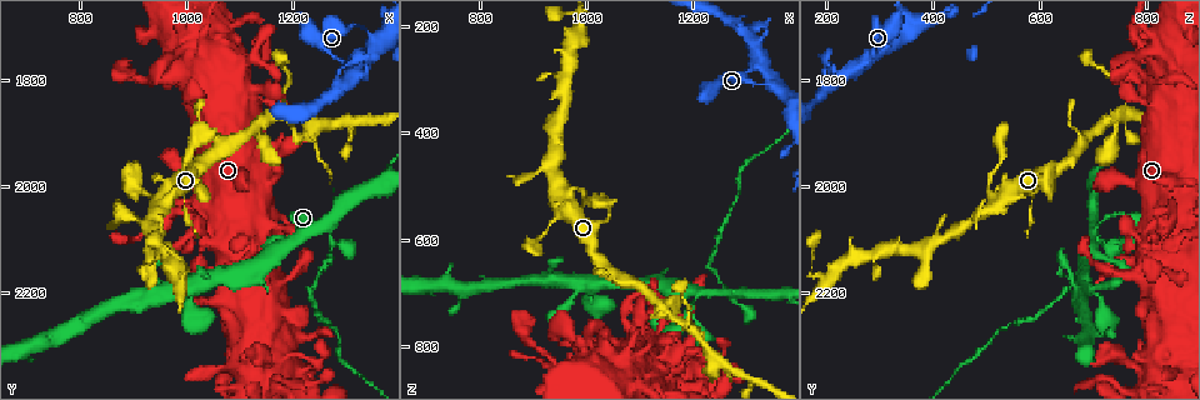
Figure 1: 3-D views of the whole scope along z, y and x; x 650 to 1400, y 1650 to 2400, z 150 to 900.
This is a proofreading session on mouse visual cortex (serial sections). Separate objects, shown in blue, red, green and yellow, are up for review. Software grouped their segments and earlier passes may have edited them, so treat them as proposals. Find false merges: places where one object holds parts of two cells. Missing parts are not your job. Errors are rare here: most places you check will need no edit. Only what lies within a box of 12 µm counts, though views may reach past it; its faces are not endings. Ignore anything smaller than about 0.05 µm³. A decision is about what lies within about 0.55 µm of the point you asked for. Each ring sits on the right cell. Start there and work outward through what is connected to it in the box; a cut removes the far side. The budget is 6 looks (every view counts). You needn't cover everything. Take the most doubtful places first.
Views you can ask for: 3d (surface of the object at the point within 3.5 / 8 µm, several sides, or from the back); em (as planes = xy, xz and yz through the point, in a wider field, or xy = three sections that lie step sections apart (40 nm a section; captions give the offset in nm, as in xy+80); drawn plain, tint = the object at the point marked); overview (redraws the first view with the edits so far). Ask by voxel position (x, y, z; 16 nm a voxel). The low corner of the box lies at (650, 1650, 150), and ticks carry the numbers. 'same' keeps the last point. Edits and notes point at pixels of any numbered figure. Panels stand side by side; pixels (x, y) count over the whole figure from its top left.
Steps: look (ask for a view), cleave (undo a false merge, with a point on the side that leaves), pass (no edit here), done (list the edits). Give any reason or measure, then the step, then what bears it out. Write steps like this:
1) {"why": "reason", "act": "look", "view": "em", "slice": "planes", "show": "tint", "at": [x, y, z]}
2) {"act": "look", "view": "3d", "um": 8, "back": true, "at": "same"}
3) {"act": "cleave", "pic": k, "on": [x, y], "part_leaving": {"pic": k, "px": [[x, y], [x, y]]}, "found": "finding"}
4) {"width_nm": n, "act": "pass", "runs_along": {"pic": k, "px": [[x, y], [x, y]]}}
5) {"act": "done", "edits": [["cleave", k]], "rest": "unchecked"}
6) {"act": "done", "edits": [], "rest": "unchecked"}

{"why": "thin neck", "act": "look", "view": "3d", "um": 8, "at": [1190, 1865, 755]}

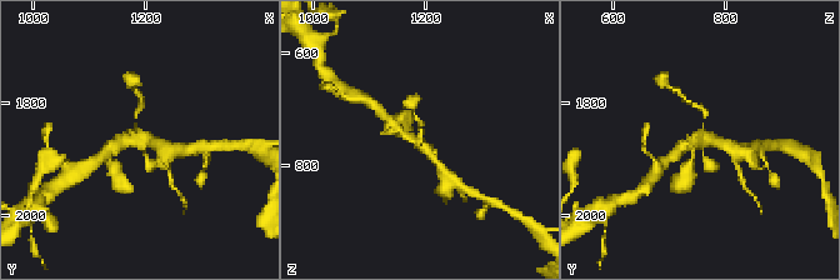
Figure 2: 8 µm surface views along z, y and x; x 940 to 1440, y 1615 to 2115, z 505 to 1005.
{"act": "look", "view": "em", "slice": "xy", "step": 1, "show": "tint", "at": [1185, 1870, 760]}

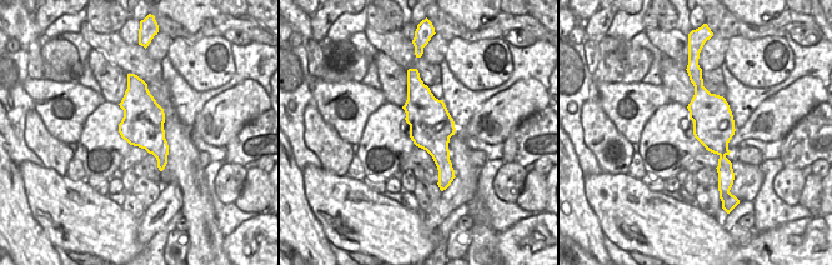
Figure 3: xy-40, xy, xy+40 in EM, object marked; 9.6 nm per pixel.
{"act": "pass", "found": "one cell here"}

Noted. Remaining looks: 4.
{"why": "two arms in line, one across", "act": "look", "view": "3d", "um": 3.5, "at": [1305, 1880, 865]}

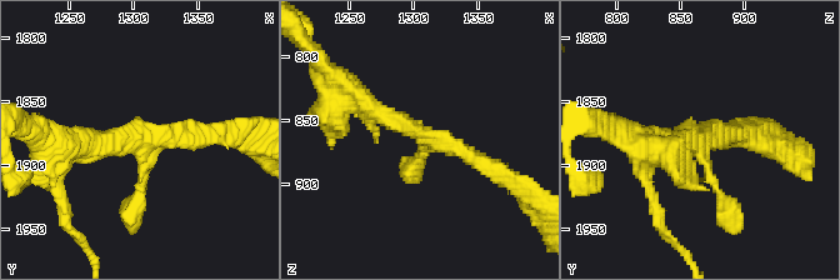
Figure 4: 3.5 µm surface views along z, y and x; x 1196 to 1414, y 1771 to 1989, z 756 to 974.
{"arms": 3, "arm_widths_nm": [150, 250, 300], "act": "look", "view": "em", "slice": "xy", "step": 1, "show": "tint", "at": [1308, 1878, 862]}

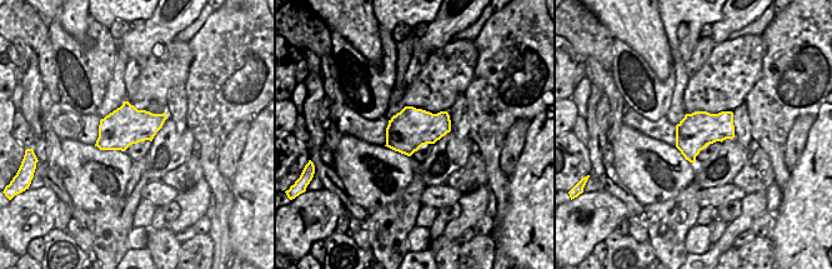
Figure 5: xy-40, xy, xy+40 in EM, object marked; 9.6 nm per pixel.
{"act": "pass", "runs_along": {"pic": 4, "px": [[348, 90], [374, 113], [496, 170]]}, "found": "one cell here"}

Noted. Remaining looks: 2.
{"why": "calibre changes", "act": "look", "view": "3d", "um": 3.5, "at": [1260, 2075, 695]}

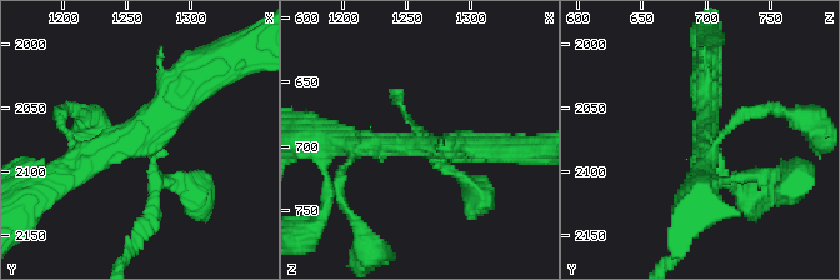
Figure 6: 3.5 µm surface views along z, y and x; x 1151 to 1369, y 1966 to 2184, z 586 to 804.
{"why": "now the EM", "act": "look", "view": "em", "slice": "planes", "show": "tint", "at": [1260, 2076, 700]}

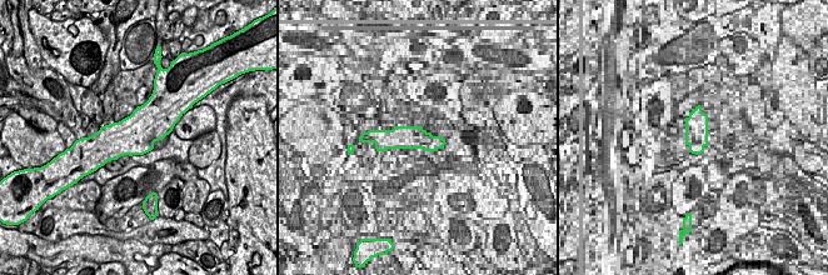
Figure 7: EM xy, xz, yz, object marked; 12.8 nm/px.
{"arms": 4, "act": "pass", "runs_along": {"pic": 6, "px": [[71, 143], [94, 158], [140, 139], [201, 74]]}, "found": "one cell here"}

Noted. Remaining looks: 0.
{"act": "done", "edits": [], "rest": "unchecked"}

